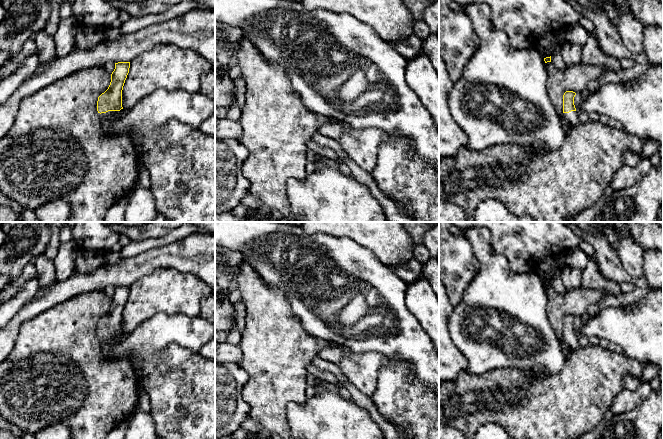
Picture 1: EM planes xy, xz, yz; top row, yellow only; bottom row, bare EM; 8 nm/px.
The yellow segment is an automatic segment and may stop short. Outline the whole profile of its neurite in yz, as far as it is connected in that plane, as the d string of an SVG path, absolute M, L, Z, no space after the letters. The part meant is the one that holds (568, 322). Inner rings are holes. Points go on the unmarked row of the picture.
M566 315L563 319L563 341L566 347L570 349L579 348L578 336L574 329L574 321L576 317Z

